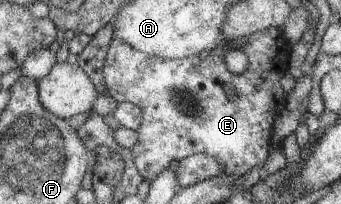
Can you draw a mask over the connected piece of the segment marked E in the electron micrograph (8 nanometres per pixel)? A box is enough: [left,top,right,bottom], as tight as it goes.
[104,28,288,183]

